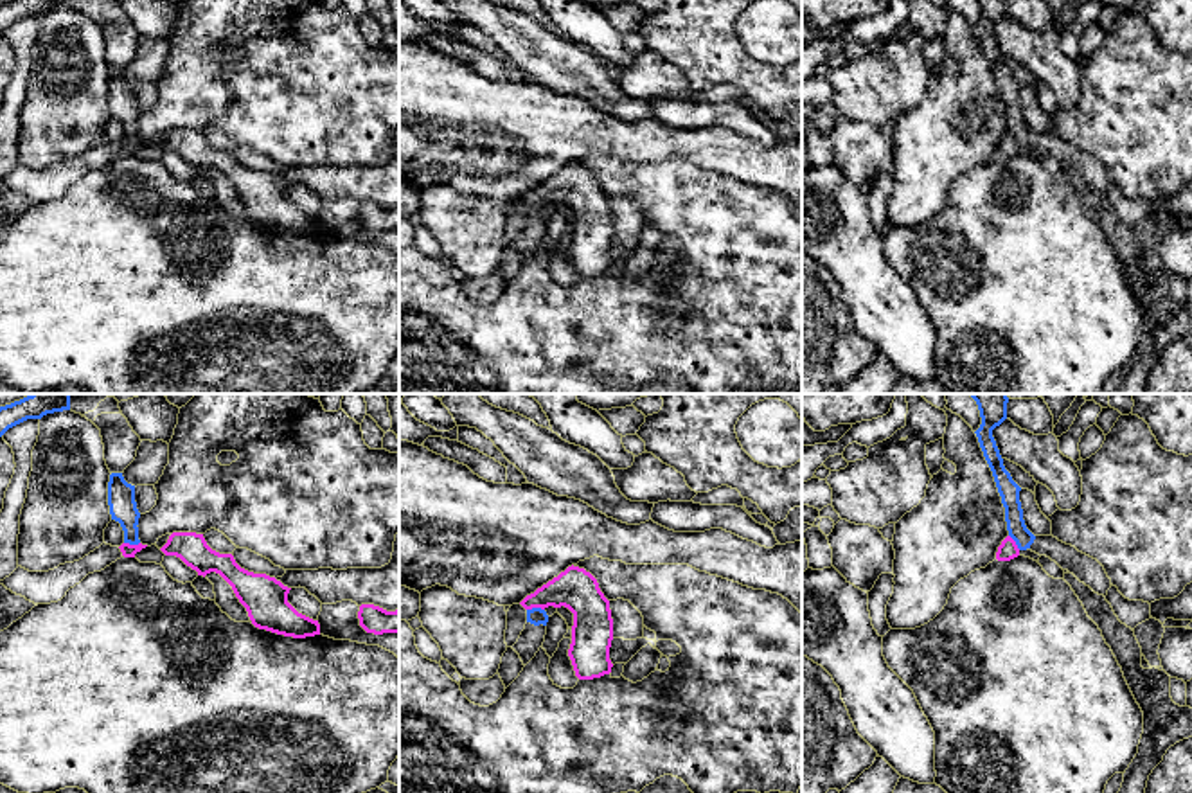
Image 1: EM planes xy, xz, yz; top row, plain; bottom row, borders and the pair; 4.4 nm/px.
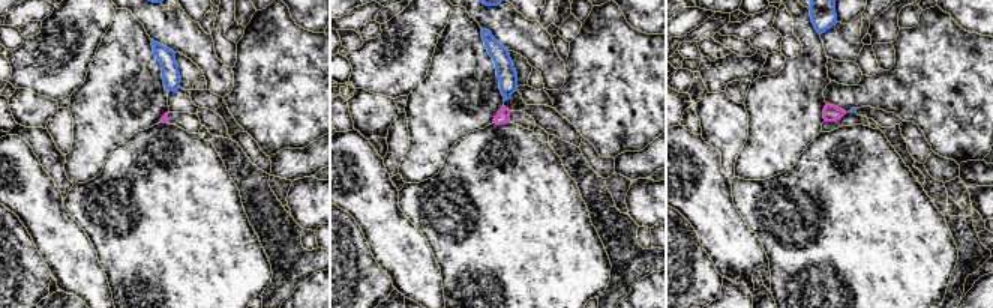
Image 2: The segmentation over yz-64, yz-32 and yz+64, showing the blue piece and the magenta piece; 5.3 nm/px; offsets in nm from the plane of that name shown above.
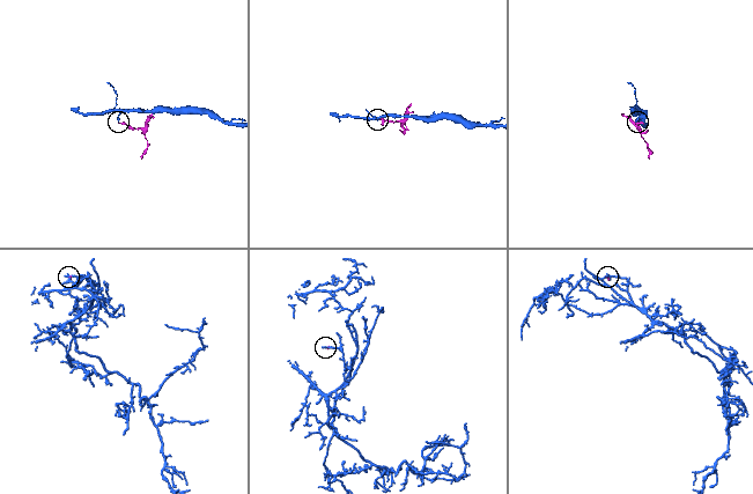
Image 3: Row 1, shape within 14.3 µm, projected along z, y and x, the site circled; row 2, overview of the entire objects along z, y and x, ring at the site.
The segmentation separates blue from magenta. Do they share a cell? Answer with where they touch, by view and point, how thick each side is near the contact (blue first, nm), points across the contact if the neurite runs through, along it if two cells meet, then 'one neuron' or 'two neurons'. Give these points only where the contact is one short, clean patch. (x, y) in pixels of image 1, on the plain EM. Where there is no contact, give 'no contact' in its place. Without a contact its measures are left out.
contact xz (534, 205); calibres 80 and 190 nm; border xz (543, 205), (527, 207); two neurons

